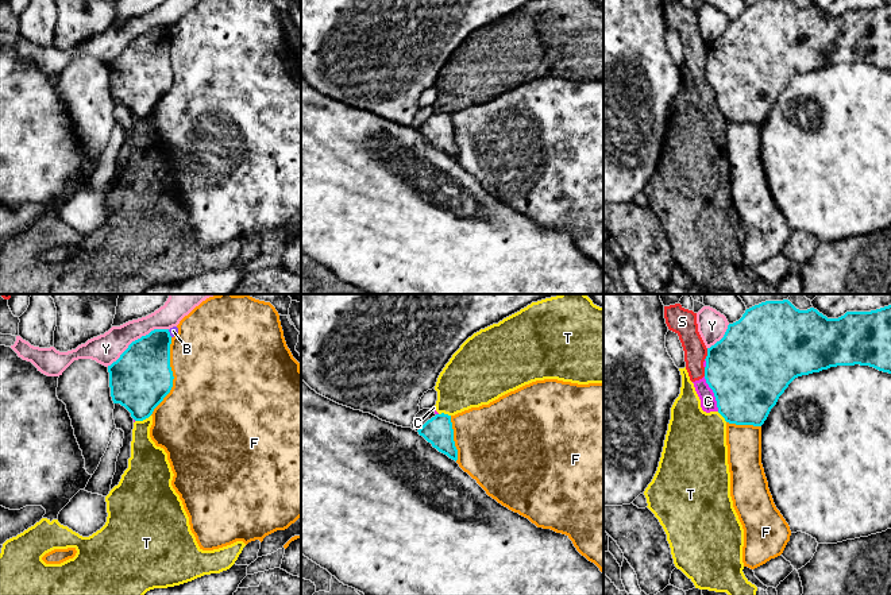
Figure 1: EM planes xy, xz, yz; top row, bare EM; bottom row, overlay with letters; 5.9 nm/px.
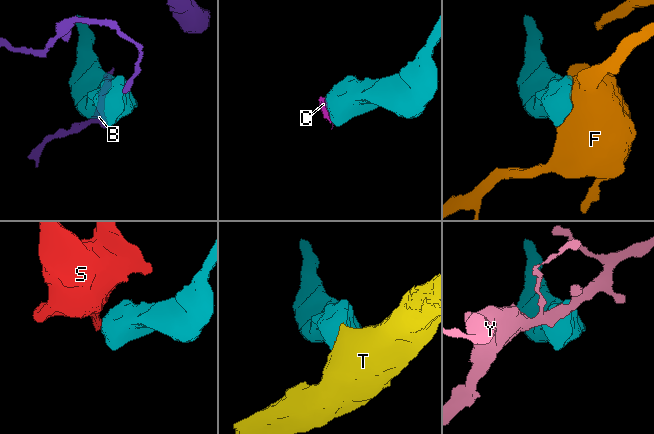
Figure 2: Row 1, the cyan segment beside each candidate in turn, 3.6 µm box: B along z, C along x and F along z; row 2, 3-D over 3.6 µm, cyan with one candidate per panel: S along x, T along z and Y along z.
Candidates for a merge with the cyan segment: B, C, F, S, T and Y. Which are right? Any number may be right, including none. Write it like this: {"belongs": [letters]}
{"belongs": []}

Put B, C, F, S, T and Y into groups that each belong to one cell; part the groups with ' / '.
B / C S T / F / Y

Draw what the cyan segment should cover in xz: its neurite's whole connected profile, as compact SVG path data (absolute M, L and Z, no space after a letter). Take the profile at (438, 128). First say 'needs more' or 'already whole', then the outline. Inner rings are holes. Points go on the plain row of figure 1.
already whole; M444 111L436 112L428 117L417 130L439 150L447 152L455 159L458 158L458 147L454 139L451 113Z

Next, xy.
already whole; M154 27L108 63L112 98L124 104L135 119L148 116L173 85L170 42L169 27Z

